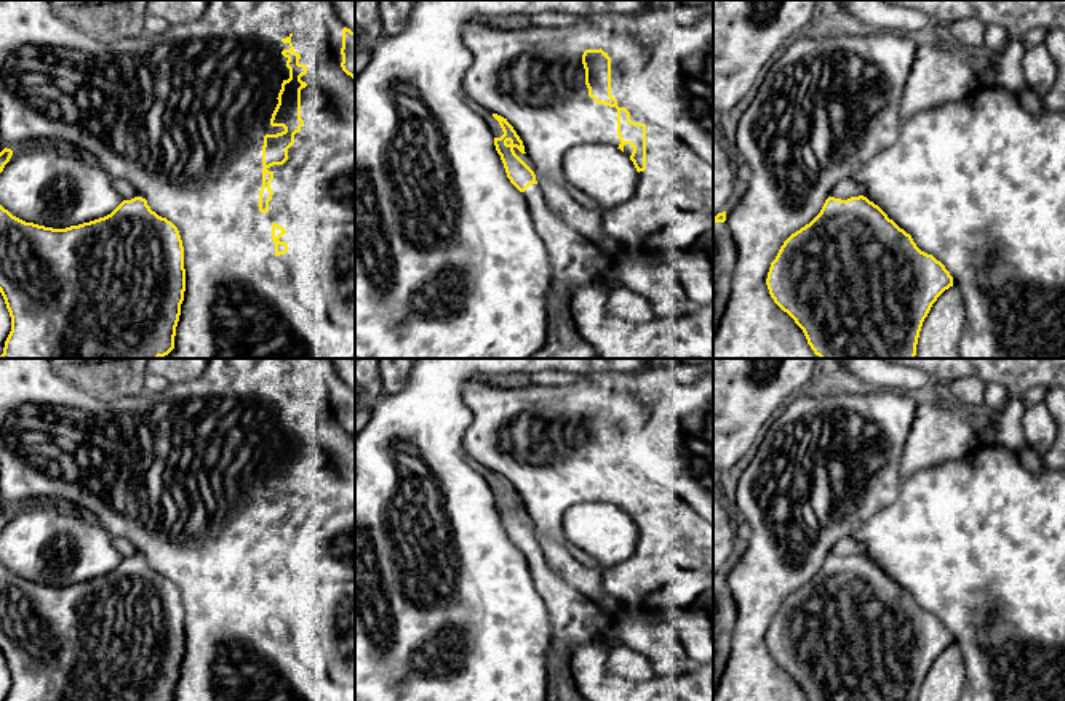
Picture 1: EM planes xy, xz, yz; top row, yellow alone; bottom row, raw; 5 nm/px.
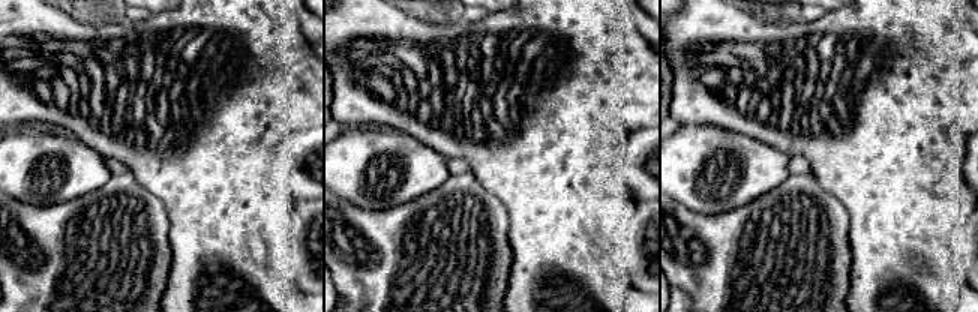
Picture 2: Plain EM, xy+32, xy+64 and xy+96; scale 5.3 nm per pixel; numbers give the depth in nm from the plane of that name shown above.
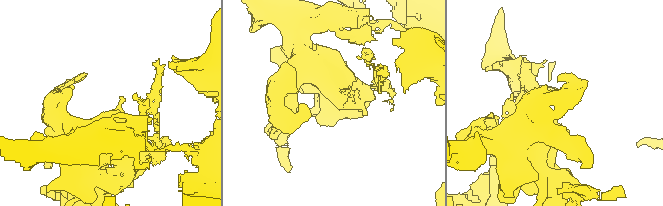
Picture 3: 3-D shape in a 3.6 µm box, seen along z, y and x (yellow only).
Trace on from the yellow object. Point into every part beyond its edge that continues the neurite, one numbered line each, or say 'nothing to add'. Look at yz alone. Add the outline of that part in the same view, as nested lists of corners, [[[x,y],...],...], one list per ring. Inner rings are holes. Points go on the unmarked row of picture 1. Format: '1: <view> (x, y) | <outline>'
1: yz (846, 546) | [[[844,536],[841,539],[838,539],[832,551],[830,551],[830,555],[835,555],[835,557],[841,557],[841,559],[848,559],[851,555],[859,555],[862,554],[862,544],[859,541],[854,539],[854,536]]]

